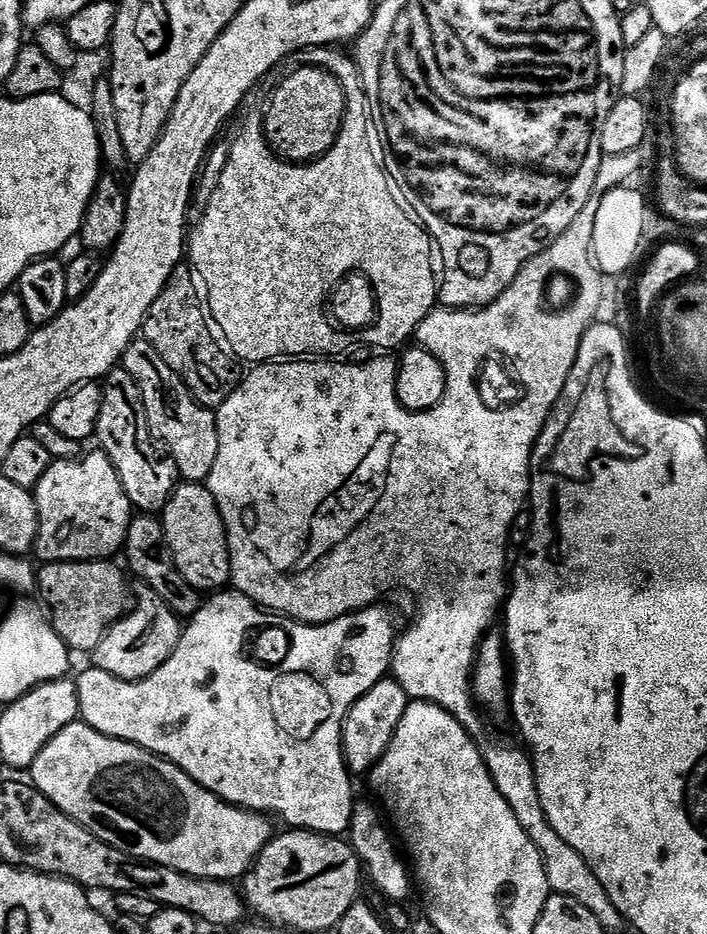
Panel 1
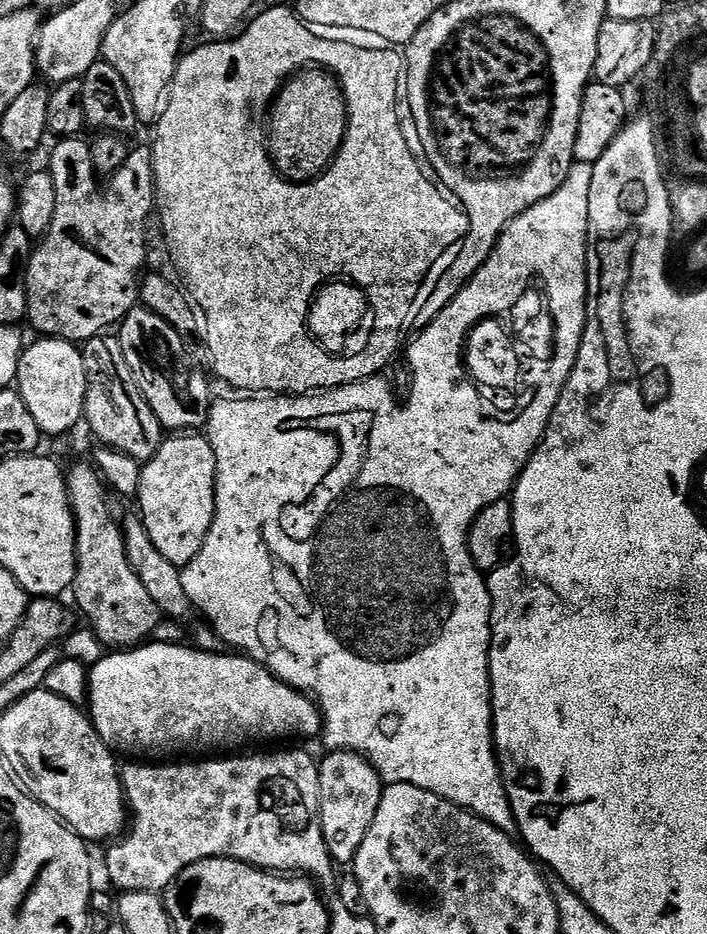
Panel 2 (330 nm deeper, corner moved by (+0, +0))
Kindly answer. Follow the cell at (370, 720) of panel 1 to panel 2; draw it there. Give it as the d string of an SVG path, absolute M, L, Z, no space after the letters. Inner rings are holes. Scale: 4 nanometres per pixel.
M335 750L327 755L325 760L319 761L320 825L333 861L337 865L351 865L358 854L358 846L362 846L370 830L370 822L374 822L374 814L378 814L378 802L382 802L386 785L365 757Z

